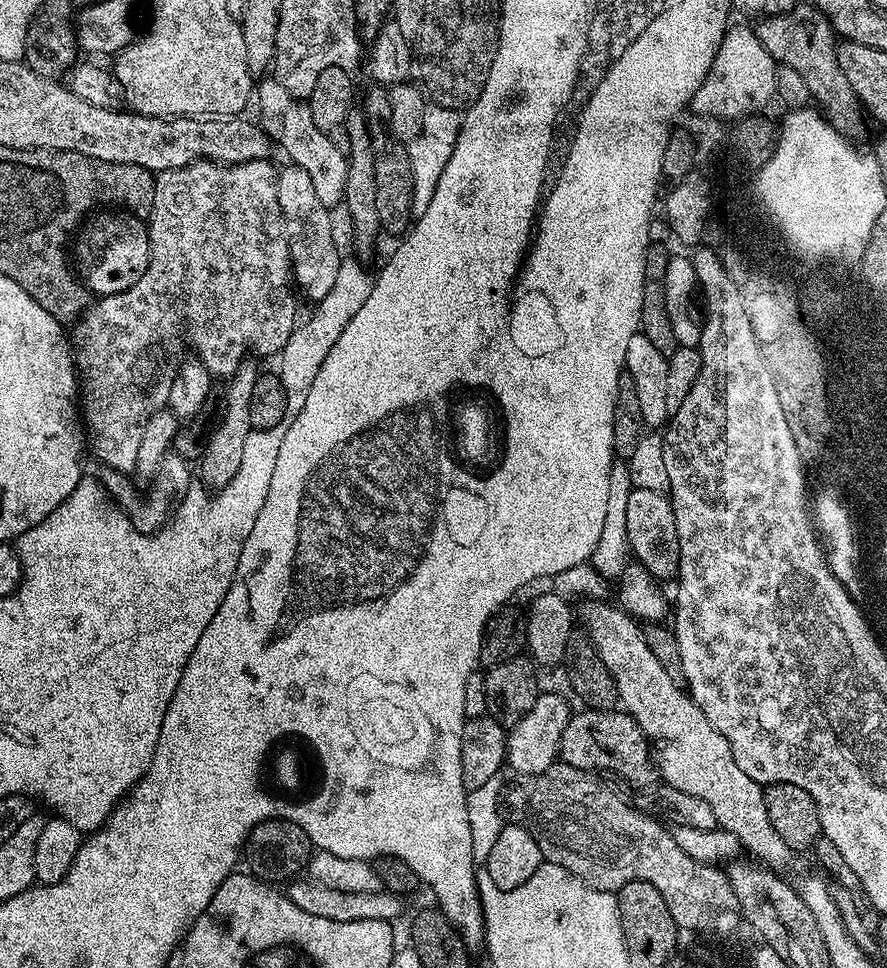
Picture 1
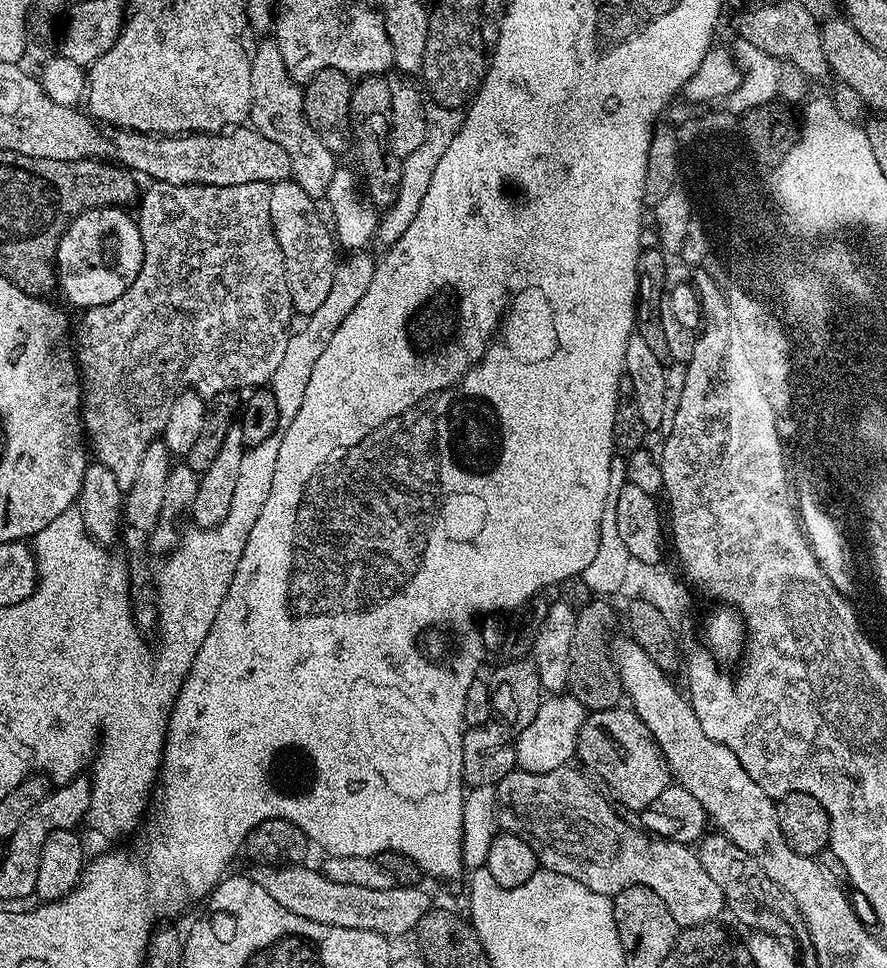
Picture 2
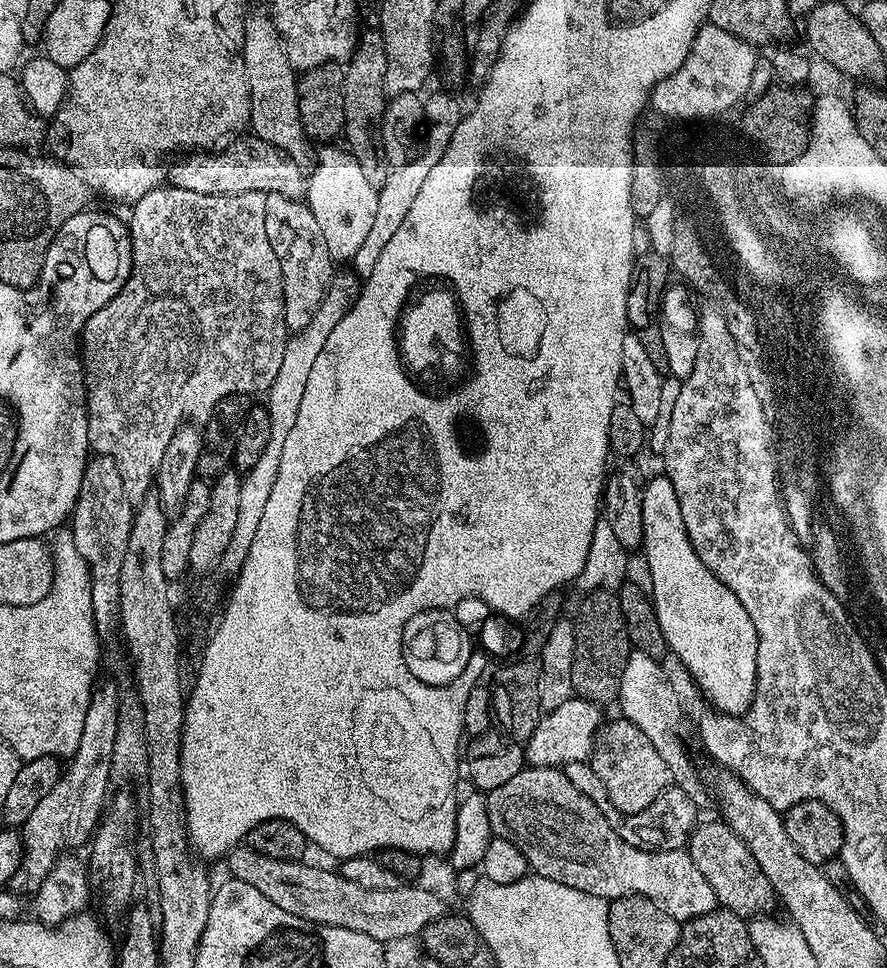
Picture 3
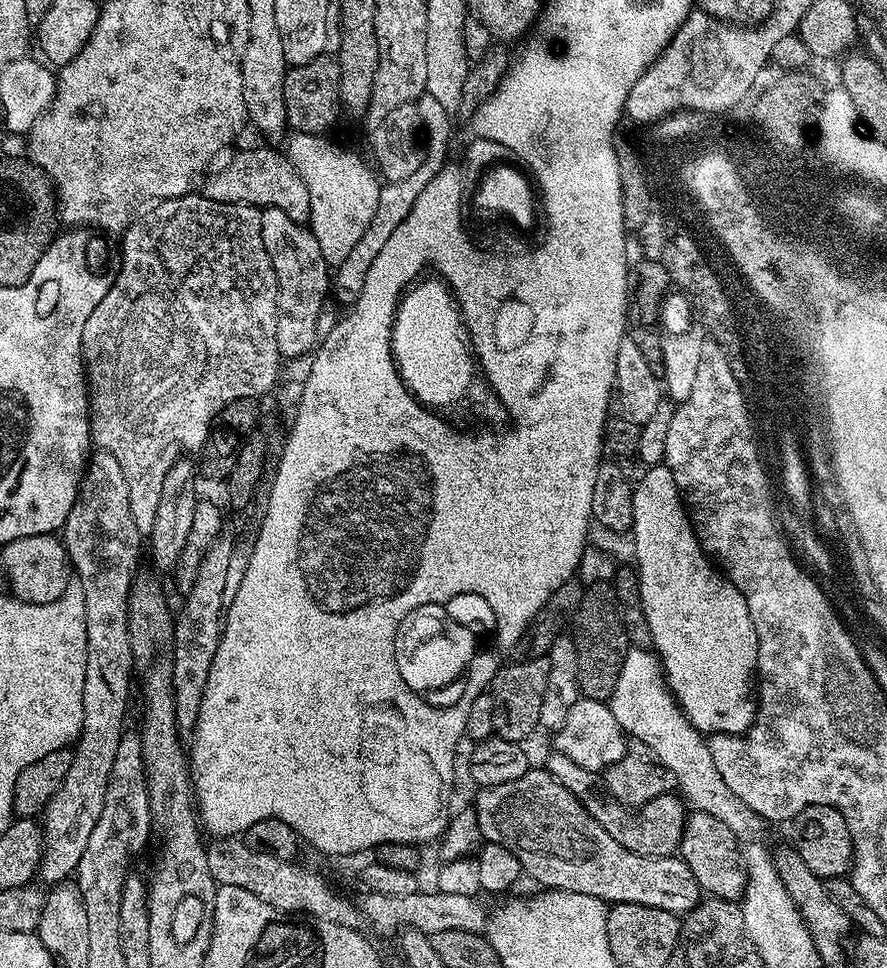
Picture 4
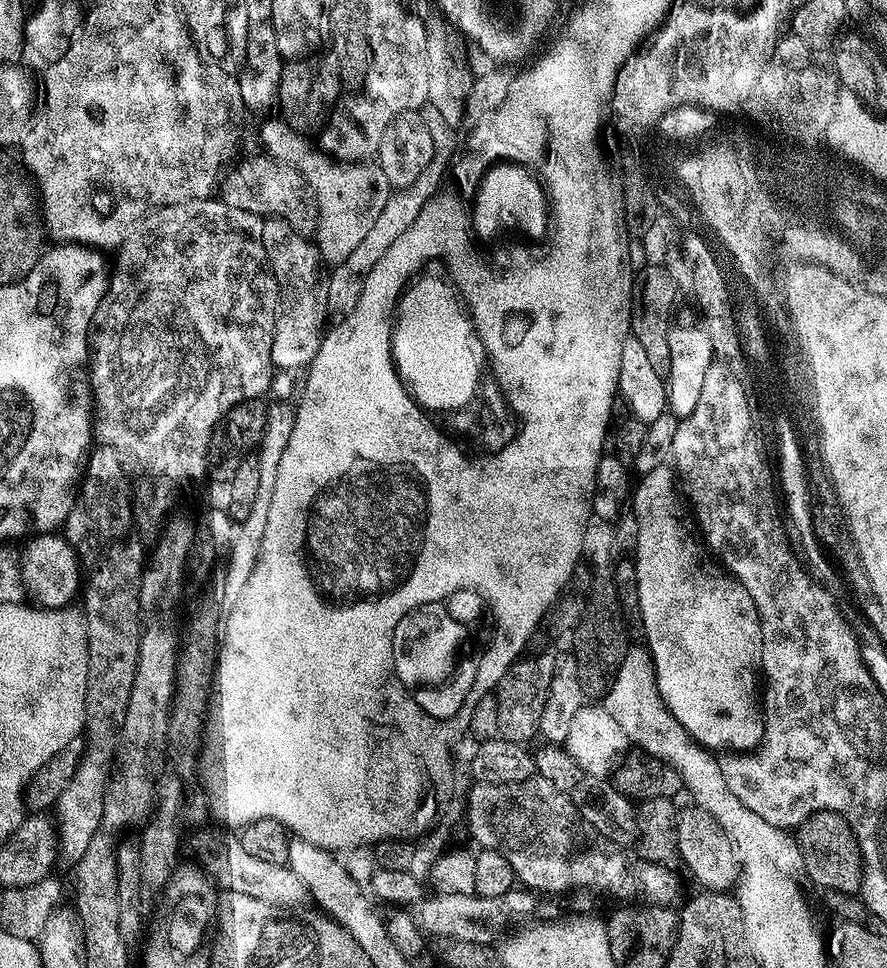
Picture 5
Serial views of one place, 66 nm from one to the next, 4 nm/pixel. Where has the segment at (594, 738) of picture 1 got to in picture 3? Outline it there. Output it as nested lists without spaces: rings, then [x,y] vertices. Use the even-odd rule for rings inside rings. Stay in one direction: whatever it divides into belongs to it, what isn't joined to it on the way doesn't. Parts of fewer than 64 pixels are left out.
[[[625,718],[617,719],[603,725],[592,749],[590,763],[603,795],[608,797],[613,809],[616,807],[617,813],[623,814],[628,808],[641,812],[673,783],[670,767],[638,726]]]

